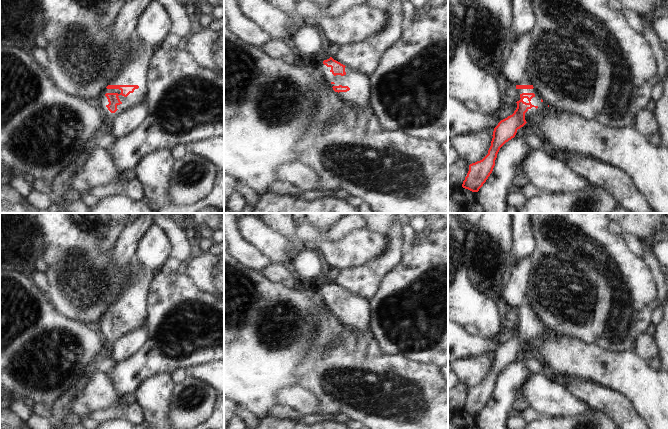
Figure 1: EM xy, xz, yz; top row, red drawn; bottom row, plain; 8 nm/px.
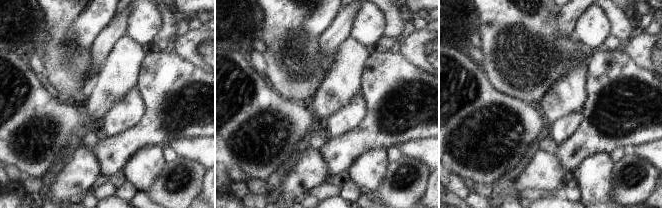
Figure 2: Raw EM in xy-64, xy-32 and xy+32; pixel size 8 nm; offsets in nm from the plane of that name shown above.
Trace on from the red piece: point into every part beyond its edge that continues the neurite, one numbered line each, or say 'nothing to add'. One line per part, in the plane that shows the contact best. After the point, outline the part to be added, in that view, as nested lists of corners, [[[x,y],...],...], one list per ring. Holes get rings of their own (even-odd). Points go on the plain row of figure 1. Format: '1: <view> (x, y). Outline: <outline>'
1: xy (134, 296). Outline: [[[135,261],[129,264],[130,278],[128,284],[121,291],[117,299],[111,304],[109,309],[138,309],[139,312],[135,313],[127,321],[122,320],[119,313],[105,313],[101,320],[97,323],[97,329],[100,334],[105,338],[108,345],[112,345],[117,339],[138,328],[139,324],[145,322],[147,315],[147,296],[149,294],[149,284],[154,277],[153,271],[145,268],[143,265]],[[106,317],[118,317],[119,323],[122,326],[117,329],[117,335],[111,337],[106,331],[109,326]]]

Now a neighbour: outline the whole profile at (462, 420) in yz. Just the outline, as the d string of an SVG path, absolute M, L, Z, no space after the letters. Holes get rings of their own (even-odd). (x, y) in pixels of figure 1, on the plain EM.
M460 412L451 417L450 422L457 429L477 428L477 416L472 416L465 412Z

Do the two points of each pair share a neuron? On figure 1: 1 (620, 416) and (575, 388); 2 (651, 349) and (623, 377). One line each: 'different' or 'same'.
1: same
2: different

